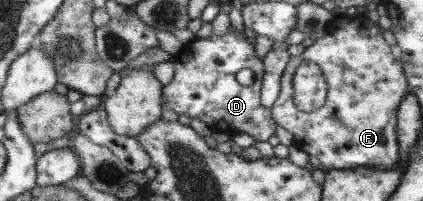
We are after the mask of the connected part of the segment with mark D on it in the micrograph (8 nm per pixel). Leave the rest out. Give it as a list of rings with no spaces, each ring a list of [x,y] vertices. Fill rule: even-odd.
[[[230,27],[224,35],[211,33],[207,38],[197,38],[191,43],[185,44],[182,50],[174,58],[174,75],[171,82],[163,89],[163,108],[172,110],[176,114],[184,114],[188,118],[204,121],[212,131],[222,131],[230,135],[246,133],[253,141],[266,141],[274,134],[275,120],[271,117],[270,109],[266,109],[260,101],[260,81],[262,77],[262,63],[254,53],[254,47],[246,41],[246,36],[239,33],[234,27]],[[240,69],[250,69],[253,73],[251,85],[242,86],[236,82],[234,75]]]

